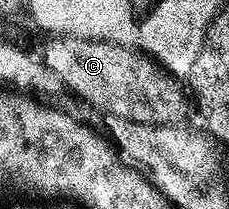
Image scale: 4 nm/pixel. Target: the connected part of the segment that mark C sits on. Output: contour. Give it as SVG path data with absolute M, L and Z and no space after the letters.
M58 36L50 41L45 48L44 67L101 114L136 124L180 125L185 111L188 108L190 111L191 104L182 81L148 52L128 48L125 44L80 40L74 36Z

